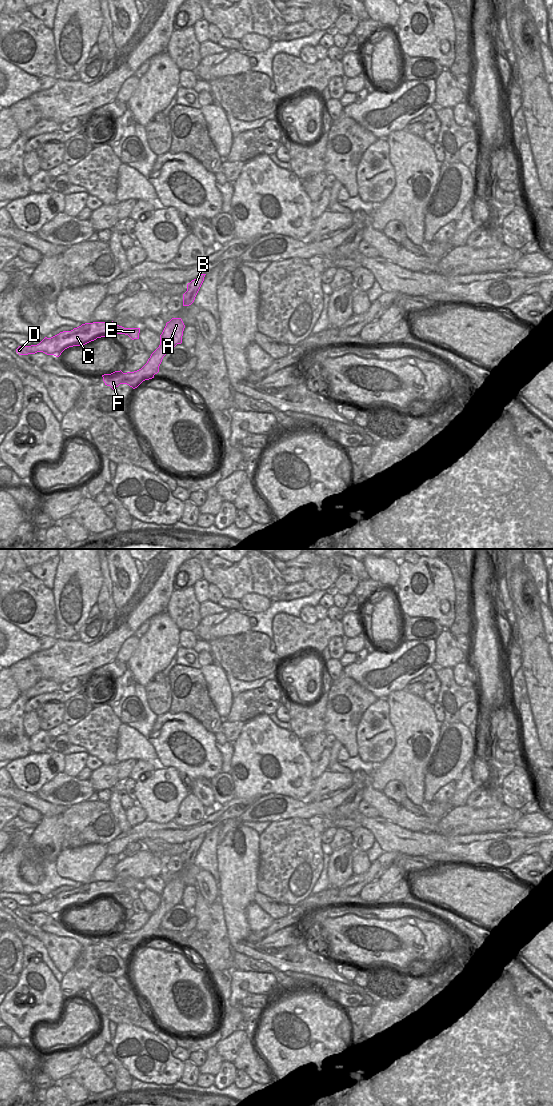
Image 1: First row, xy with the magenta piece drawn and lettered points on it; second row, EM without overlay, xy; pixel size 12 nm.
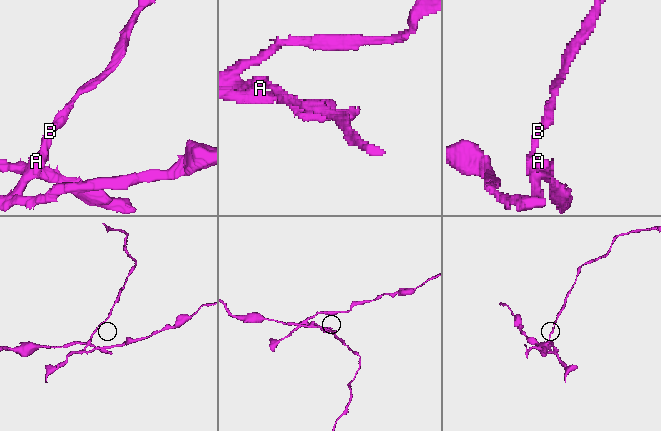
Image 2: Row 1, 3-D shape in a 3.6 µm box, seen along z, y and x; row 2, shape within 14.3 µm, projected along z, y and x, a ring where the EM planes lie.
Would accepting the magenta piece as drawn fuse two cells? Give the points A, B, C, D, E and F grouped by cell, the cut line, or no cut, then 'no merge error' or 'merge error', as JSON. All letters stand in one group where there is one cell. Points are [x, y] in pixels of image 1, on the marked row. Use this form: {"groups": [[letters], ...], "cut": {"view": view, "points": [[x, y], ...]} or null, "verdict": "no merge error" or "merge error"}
{"groups": [["A", "B", "C", "D", "E"], ["F"]], "cut": {"view": "xy", "points": [[118, 371], [122, 383]]}, "verdict": "merge error"}

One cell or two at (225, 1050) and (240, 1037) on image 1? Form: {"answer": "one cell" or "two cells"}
{"answer": "one cell"}

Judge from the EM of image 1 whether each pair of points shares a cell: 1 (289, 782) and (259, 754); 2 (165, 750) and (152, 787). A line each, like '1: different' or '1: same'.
1: same
2: different

